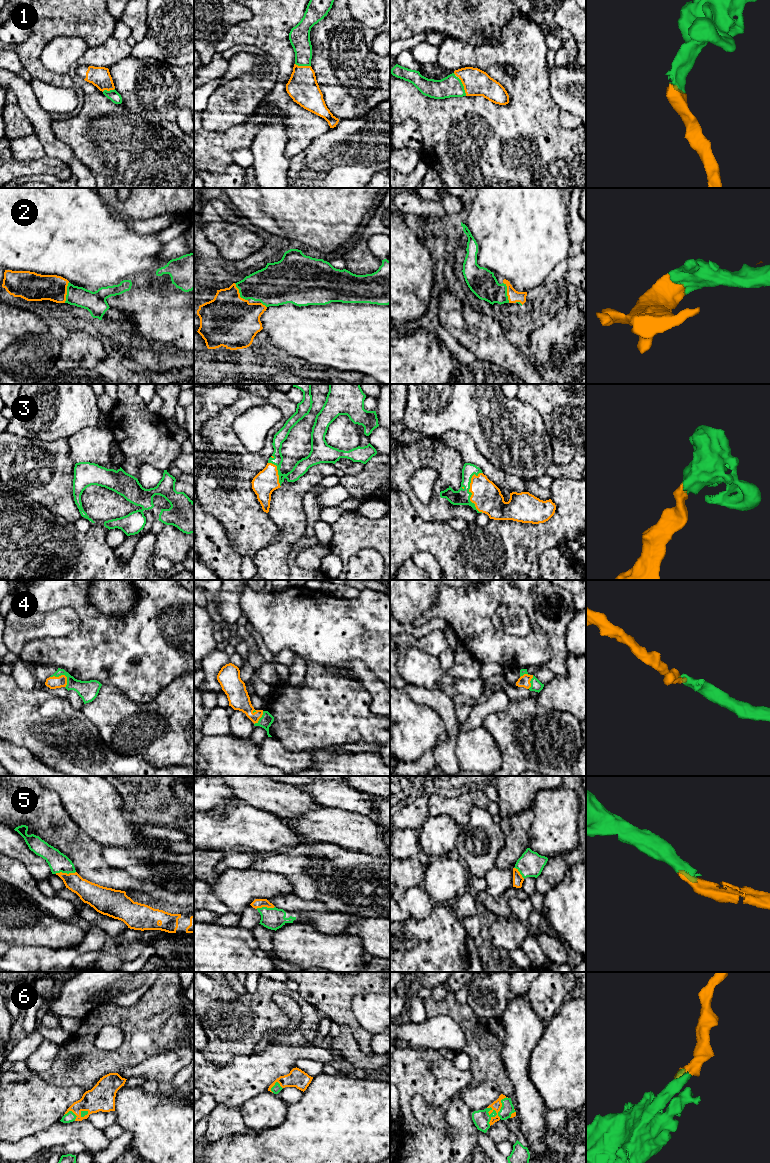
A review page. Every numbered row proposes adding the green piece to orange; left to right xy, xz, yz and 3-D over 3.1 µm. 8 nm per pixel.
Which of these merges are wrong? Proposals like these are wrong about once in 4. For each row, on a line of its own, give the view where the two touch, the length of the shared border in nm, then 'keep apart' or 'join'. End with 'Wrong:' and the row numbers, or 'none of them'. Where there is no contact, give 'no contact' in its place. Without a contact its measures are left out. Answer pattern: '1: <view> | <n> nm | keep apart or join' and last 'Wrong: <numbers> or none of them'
1: yz | 180 nm | join
2: xz | 180 nm | join
3: yz | 320 nm | join
4: xy | 160 nm | join
5: xy | 170 nm | join
6: yz | 280 nm | join
Wrong: none of them

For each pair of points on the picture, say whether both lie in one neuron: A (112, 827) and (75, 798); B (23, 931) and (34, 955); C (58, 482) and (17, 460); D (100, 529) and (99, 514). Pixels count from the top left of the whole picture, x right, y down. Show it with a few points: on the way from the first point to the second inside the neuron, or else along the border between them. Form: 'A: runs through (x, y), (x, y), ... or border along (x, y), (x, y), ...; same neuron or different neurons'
A: runs through (103, 818), (84, 799); same neuron
B: border along (53, 947), (13, 946), (10, 949); different neurons
C: runs through (48, 477), (41, 470), (27, 466); same neuron
D: border along (96, 522), (103, 523); different neurons

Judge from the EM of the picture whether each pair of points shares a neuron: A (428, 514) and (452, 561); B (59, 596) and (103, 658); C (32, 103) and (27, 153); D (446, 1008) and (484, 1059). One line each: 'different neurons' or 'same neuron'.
A: different neurons
B: same neuron
C: different neurons
D: same neuron

